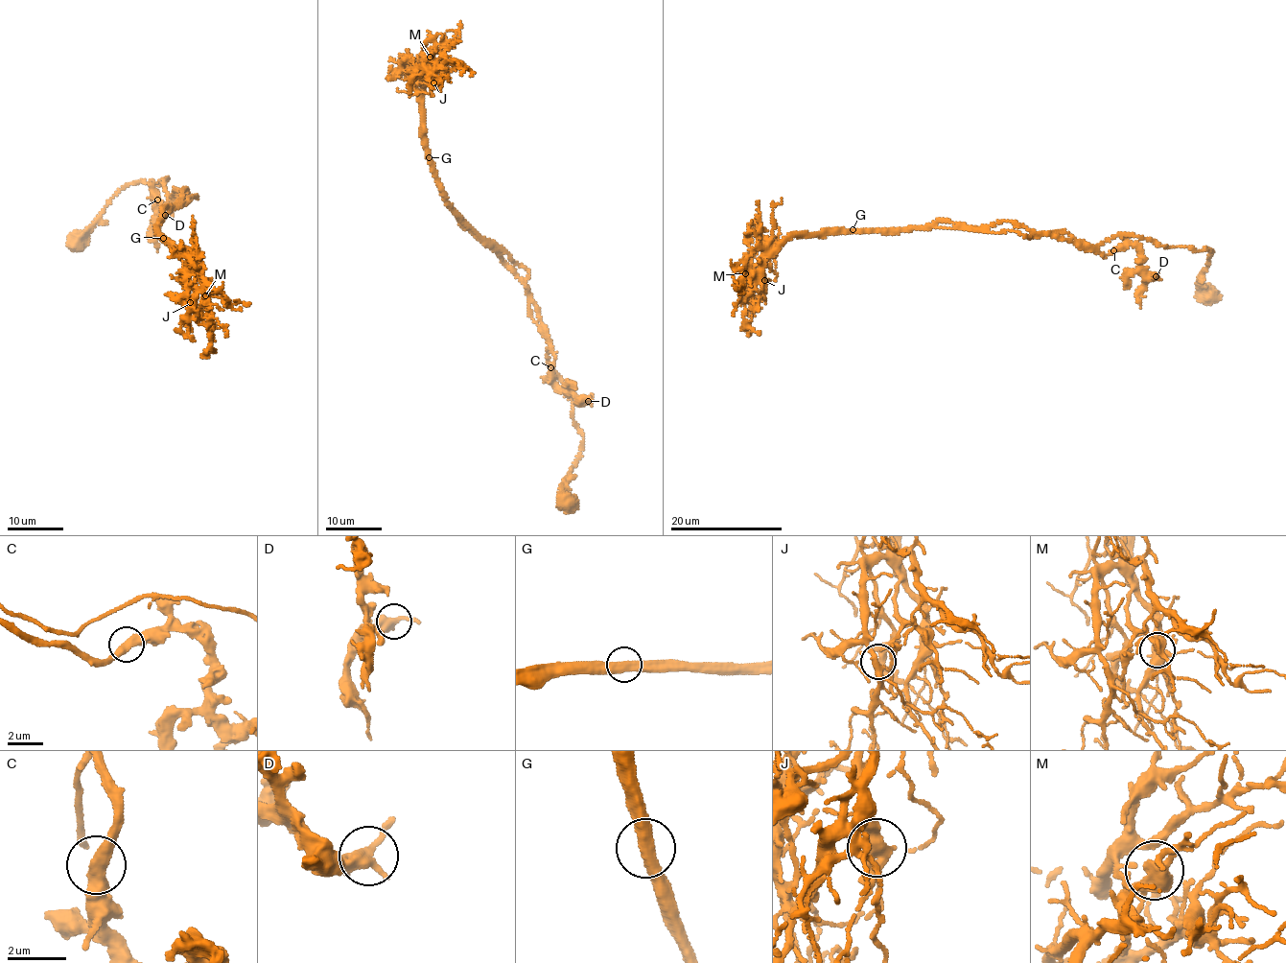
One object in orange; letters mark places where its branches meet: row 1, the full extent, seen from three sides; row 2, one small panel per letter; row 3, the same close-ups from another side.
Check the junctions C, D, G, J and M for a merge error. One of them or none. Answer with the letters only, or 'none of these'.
none of these

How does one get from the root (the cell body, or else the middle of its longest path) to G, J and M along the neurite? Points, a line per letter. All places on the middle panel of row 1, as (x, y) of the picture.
G: (499, 256), (447, 200), (429, 156)
J: (499, 256), (447, 200), (436, 179), (423, 131), (422, 89), (426, 82), (413, 76), (430, 76), (433, 82)
M: (499, 256), (447, 200), (436, 179), (422, 120), (422, 88), (427, 82), (424, 66), (430, 57)

